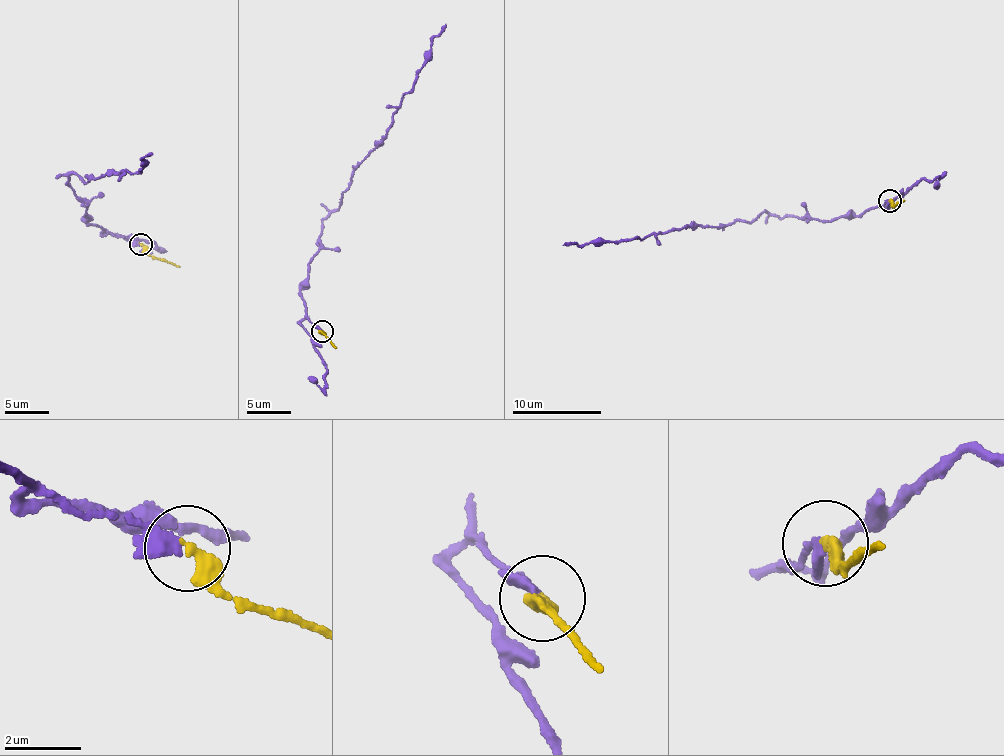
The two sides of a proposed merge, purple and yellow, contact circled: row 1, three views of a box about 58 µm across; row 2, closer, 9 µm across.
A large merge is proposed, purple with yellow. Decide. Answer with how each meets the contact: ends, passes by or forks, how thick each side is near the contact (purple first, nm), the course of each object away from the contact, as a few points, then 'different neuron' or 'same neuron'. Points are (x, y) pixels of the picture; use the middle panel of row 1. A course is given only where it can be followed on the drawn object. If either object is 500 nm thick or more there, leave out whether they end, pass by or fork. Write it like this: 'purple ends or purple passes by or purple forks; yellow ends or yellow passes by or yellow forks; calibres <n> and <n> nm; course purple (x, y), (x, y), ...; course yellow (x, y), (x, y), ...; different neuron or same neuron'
purple passes by; yellow ends; calibres 240 and 360 nm; course purple (320, 330), (300, 291), (322, 221), (338, 210), (355, 168), (383, 142), (445, 24); course yellow (322, 331), (336, 347); same neuron

